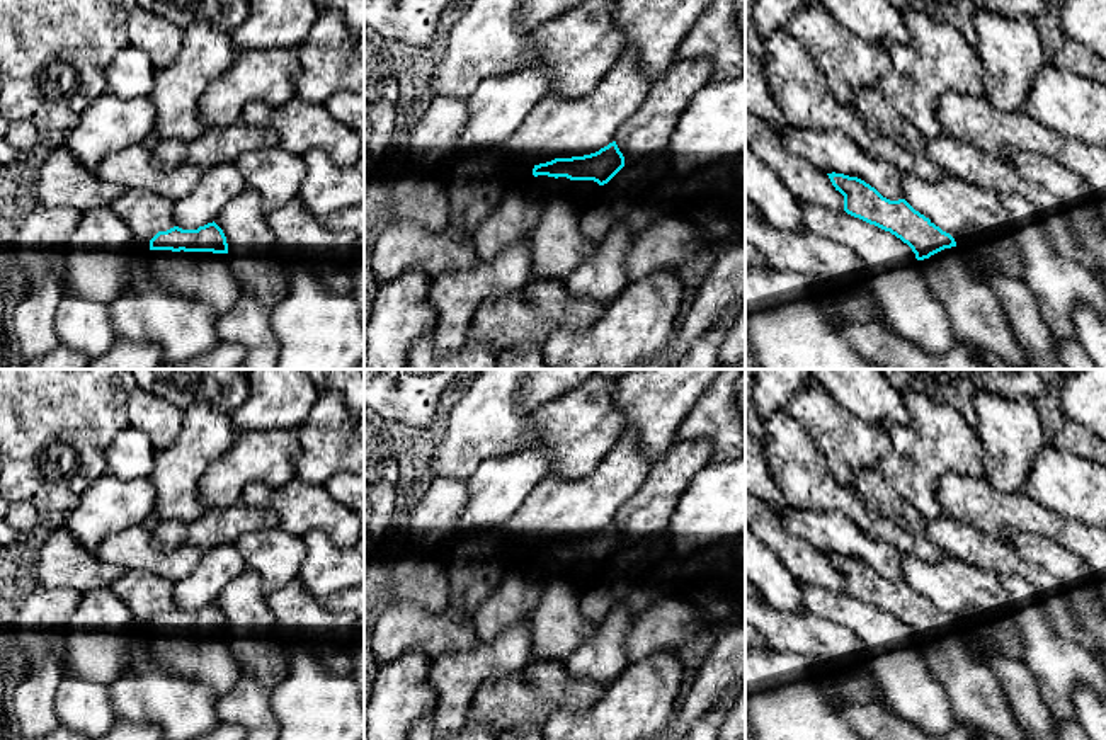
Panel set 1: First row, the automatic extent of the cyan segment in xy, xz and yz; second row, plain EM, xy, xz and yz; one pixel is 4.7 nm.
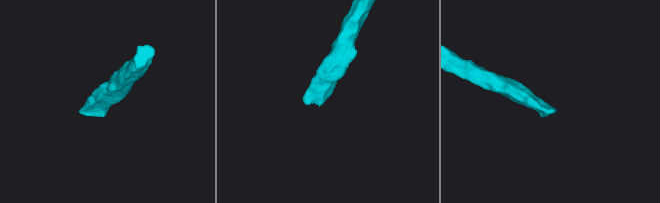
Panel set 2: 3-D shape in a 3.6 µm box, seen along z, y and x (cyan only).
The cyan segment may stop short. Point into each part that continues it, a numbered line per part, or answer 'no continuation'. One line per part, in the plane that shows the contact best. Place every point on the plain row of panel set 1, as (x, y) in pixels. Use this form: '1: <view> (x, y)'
1: xy (205, 657)

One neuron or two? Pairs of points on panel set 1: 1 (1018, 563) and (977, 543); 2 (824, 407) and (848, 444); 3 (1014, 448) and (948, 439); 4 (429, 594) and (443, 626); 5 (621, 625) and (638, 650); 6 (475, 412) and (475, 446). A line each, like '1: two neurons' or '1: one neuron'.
1: one neuron
2: one neuron
3: two neurons
4: two neurons
5: two neurons
6: one neuron

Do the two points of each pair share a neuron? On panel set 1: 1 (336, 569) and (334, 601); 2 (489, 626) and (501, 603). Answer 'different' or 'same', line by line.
1: different
2: same

